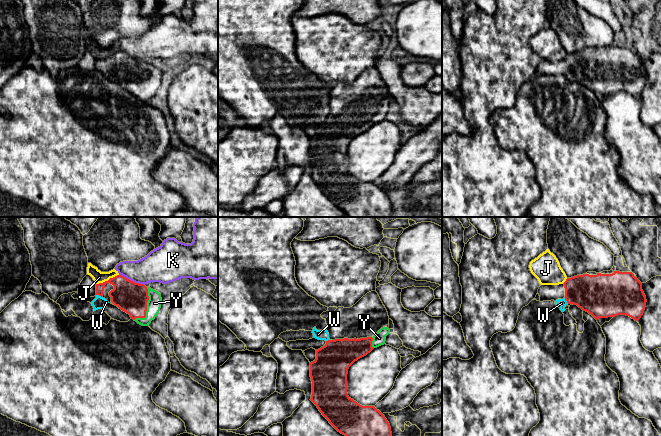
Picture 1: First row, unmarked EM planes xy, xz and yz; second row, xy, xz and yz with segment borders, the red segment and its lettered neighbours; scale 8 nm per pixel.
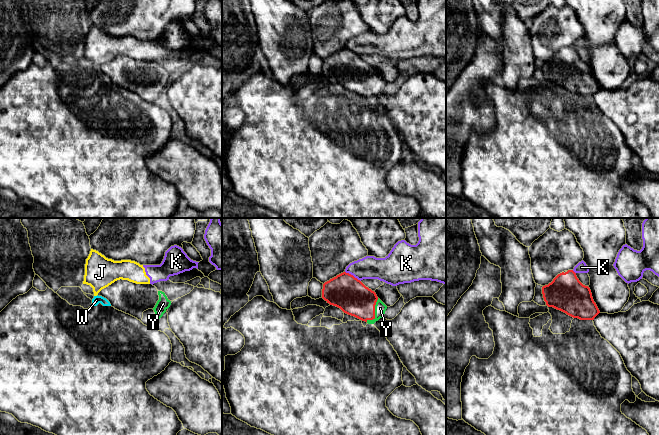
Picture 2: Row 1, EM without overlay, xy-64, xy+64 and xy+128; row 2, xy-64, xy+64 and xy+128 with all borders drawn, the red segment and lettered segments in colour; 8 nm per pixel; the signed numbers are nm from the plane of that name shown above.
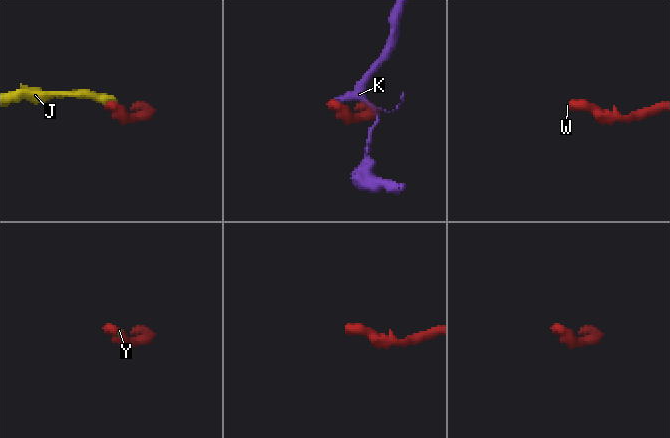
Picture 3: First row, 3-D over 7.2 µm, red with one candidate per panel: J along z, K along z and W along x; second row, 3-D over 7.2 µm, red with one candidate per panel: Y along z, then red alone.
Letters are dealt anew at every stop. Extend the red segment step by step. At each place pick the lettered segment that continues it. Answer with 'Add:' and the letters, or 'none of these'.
Add: Y

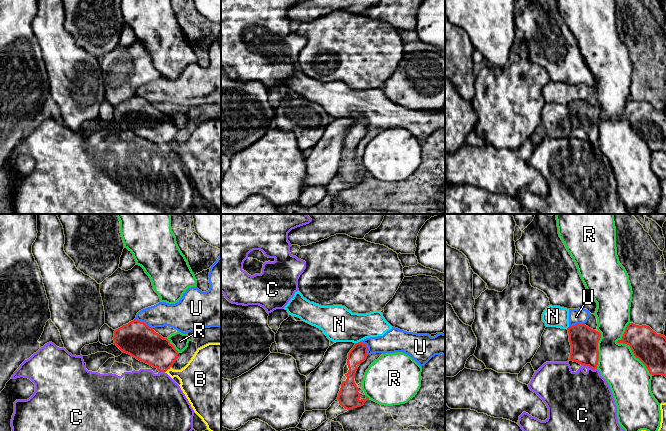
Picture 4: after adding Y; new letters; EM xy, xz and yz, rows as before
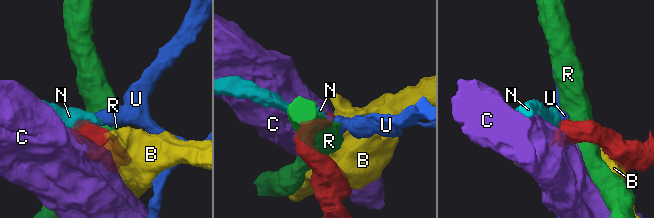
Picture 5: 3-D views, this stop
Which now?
Add: none of these

